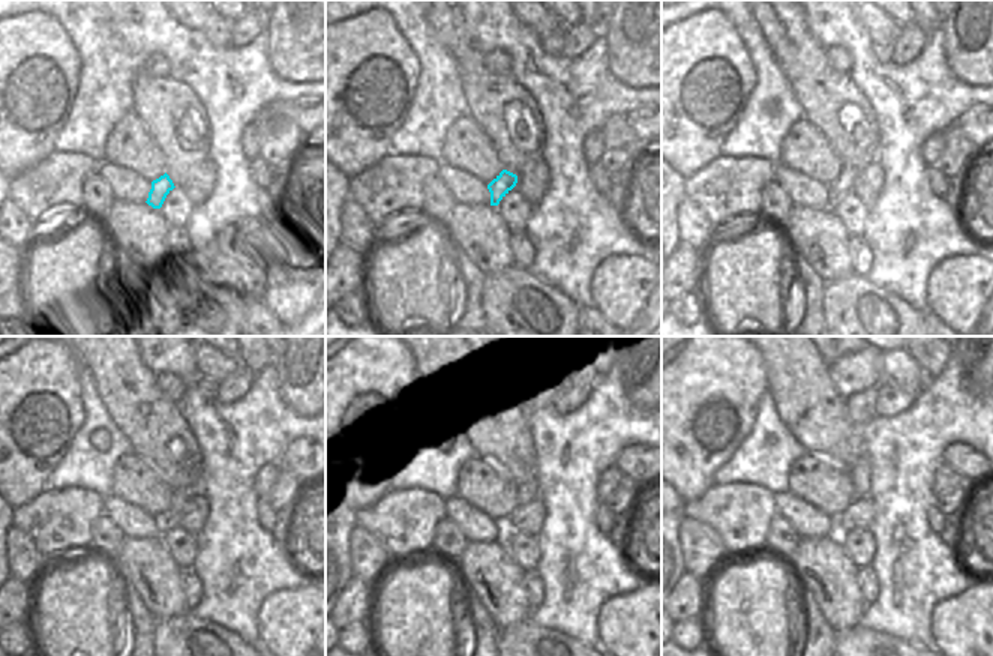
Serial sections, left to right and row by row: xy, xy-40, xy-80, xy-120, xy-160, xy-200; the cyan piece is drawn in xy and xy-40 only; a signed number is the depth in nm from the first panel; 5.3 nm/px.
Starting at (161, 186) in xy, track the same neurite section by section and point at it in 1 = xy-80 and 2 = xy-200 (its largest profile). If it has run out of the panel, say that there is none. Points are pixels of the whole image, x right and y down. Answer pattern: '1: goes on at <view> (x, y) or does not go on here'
1: goes on at xy-80 (843, 183)
2: goes on at xy-200 (860, 473)

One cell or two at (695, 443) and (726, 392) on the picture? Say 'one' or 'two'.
one

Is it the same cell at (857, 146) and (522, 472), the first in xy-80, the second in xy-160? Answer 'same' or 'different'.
same

